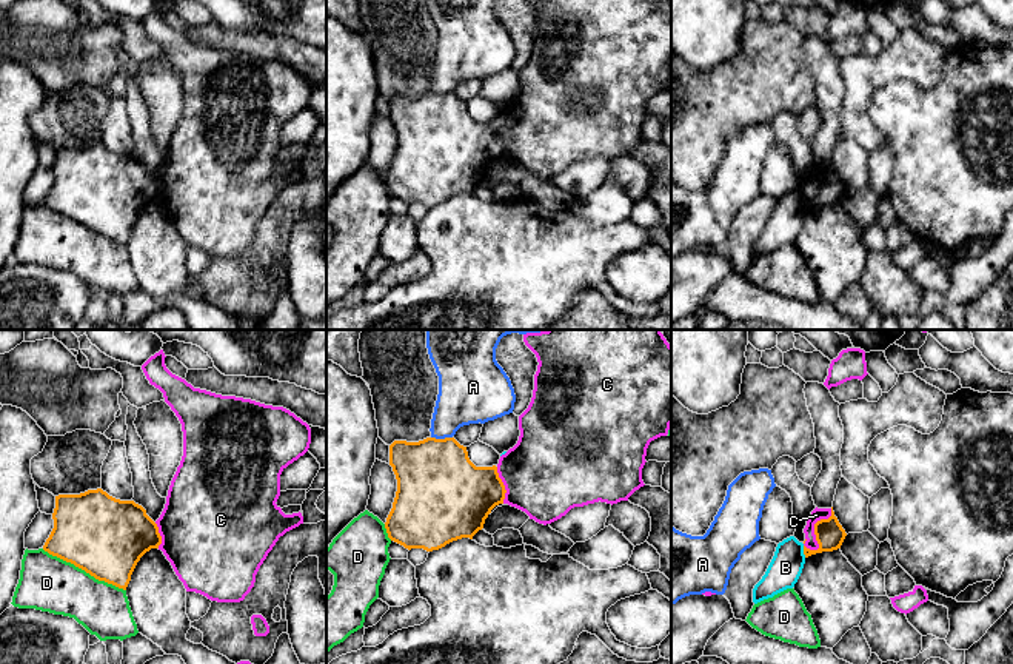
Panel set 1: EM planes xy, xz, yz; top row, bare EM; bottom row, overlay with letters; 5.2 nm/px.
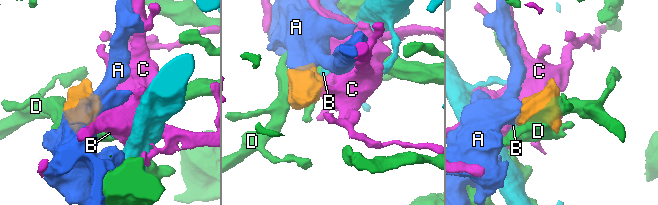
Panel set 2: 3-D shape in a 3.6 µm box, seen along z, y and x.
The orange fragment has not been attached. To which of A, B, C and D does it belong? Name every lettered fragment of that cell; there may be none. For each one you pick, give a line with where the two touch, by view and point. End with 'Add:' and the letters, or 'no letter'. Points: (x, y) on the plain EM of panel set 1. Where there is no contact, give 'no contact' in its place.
C: yz (815, 185)
Add: C

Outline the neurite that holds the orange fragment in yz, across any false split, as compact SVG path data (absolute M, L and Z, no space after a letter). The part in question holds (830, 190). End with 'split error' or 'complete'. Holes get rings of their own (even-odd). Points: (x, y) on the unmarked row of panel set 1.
M814 163L808 171L804 183L804 210L805 213L841 203L847 188L834 171L831 163Z; split error

